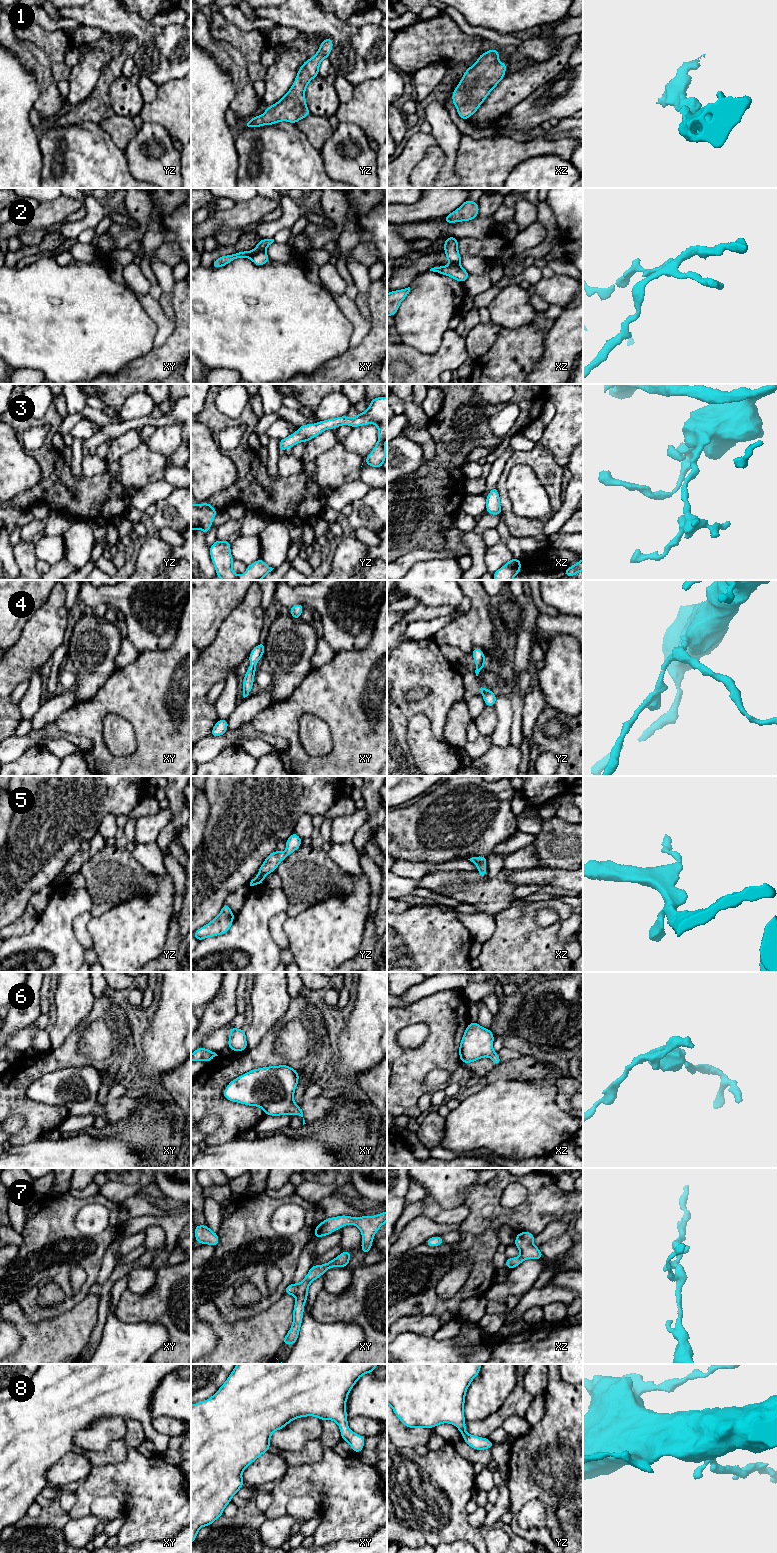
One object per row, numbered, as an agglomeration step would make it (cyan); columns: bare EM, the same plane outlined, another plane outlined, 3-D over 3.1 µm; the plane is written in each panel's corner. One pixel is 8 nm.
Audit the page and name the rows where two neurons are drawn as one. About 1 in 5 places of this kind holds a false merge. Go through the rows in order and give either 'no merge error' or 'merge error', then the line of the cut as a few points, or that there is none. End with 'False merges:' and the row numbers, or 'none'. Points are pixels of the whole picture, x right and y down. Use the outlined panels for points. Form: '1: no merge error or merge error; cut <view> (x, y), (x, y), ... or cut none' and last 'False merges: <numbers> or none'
1: no merge error; cut none
2: merge error; cut xy (264, 251), (258, 251), (250, 257)
3: no merge error; cut none
4: no merge error; cut none
5: no merge error; cut none
6: no merge error; cut none
7: no merge error; cut none
8: no merge error; cut none
False merges: 2

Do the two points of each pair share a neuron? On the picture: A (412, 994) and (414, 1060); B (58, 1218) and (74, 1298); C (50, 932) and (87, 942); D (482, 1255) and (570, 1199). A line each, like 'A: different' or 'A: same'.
A: different
B: same
C: different
D: same

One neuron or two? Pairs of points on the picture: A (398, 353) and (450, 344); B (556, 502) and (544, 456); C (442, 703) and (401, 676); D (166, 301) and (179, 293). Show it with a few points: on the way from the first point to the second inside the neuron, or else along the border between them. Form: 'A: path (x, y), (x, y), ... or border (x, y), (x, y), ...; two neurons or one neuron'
A: path (411, 356), (415, 359), (435, 359), (437, 357); one neuron
B: path (556, 491), (556, 472), (551, 467); one neuron
C: path (436, 691), (421, 676), (413, 676); one neuron
D: border (176, 282), (171, 294), (171, 306), (175, 321); two neurons

